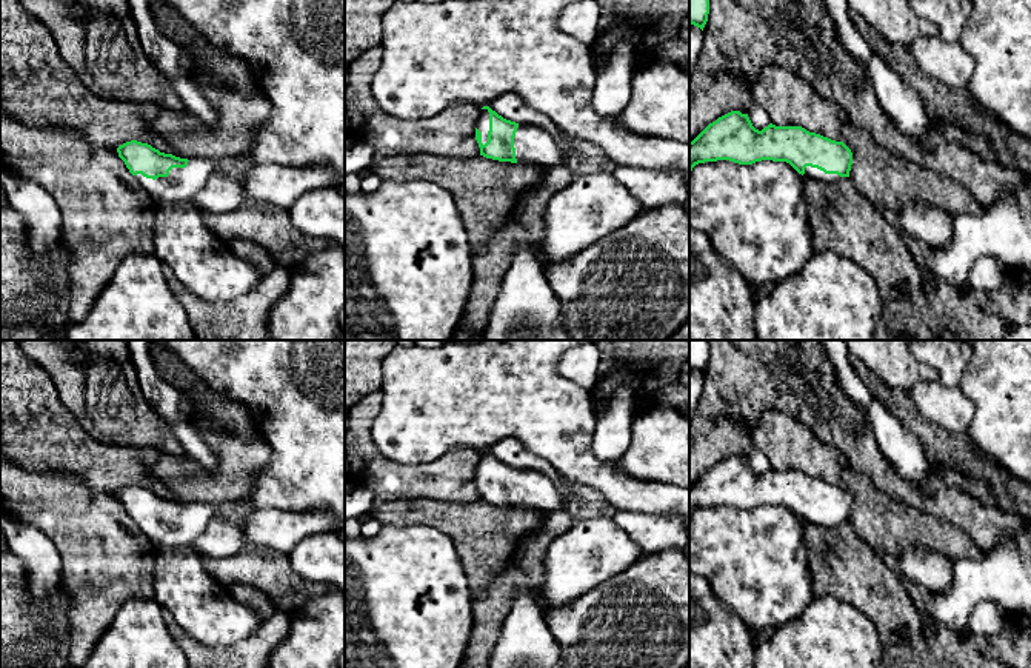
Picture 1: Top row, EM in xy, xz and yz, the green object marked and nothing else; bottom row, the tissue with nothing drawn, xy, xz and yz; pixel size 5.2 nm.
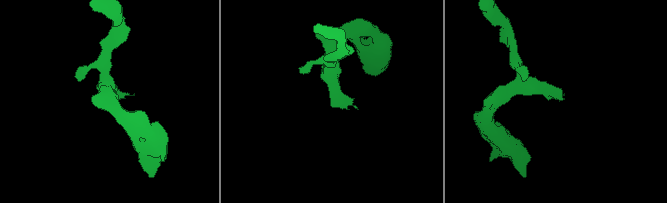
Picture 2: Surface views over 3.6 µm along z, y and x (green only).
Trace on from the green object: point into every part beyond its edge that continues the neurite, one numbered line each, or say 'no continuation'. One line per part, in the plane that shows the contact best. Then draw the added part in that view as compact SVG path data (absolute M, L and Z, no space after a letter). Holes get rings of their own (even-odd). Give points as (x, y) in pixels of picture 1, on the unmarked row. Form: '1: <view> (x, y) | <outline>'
1: xy (182, 528) | M191 503L186 513L172 513L168 522L155 525L137 519L137 525L157 551L189 546L208 526L209 520L223 511L211 503Z

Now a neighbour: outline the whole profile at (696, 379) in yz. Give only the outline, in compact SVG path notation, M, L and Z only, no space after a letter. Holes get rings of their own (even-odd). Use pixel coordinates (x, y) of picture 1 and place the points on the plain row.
M689 368L689 425L694 419L694 412L699 406L702 388L703 388L703 376Z

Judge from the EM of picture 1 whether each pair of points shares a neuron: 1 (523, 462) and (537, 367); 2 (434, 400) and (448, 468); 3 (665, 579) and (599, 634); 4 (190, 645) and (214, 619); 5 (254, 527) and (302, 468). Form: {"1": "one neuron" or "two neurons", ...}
{"1": "two neurons", "2": "two neurons", "3": "one neuron", "4": "two neurons", "5": "two neurons"}

